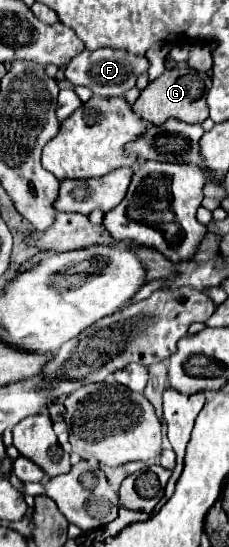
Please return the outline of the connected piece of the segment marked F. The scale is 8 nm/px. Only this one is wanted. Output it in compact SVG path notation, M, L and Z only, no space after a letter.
M84 49L78 53L68 65L66 65L66 79L72 85L84 85L88 87L94 95L100 97L120 97L128 89L132 89L142 73L146 73L150 67L146 57L136 57L134 53L122 51L122 49L96 49L88 51Z

